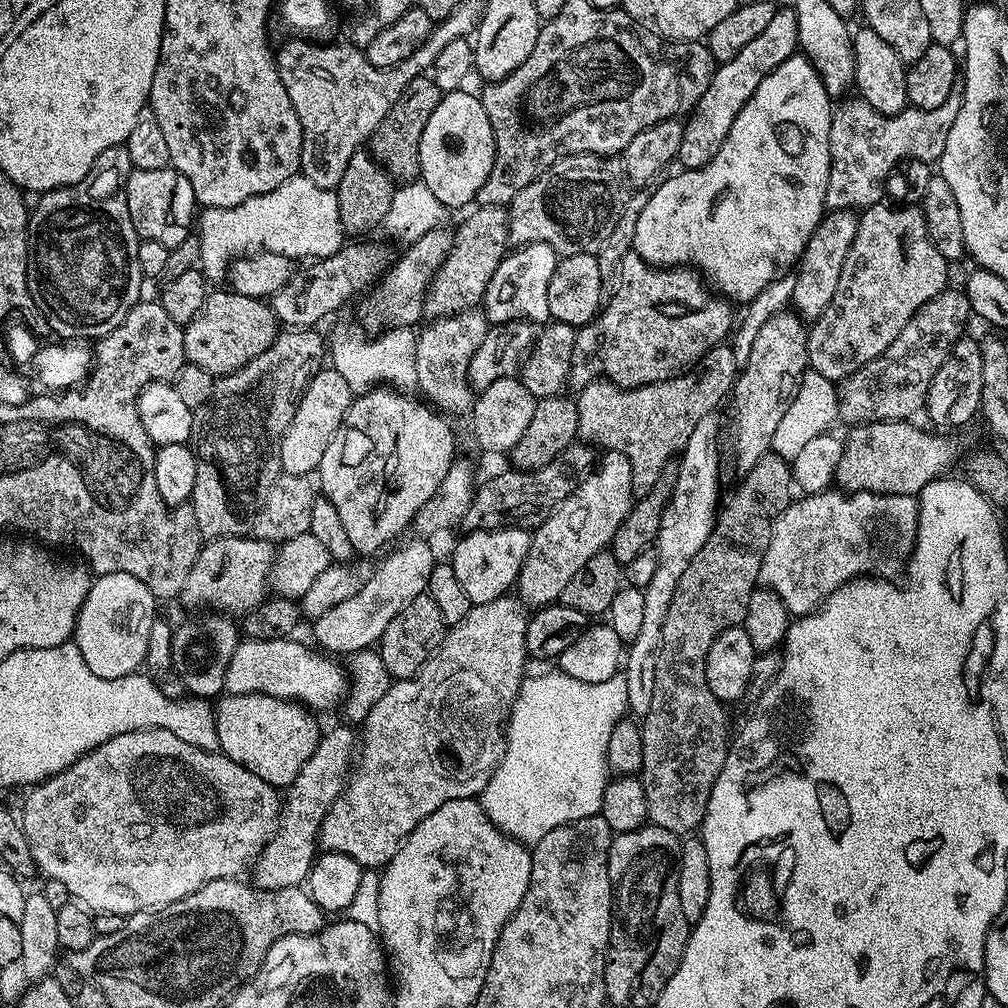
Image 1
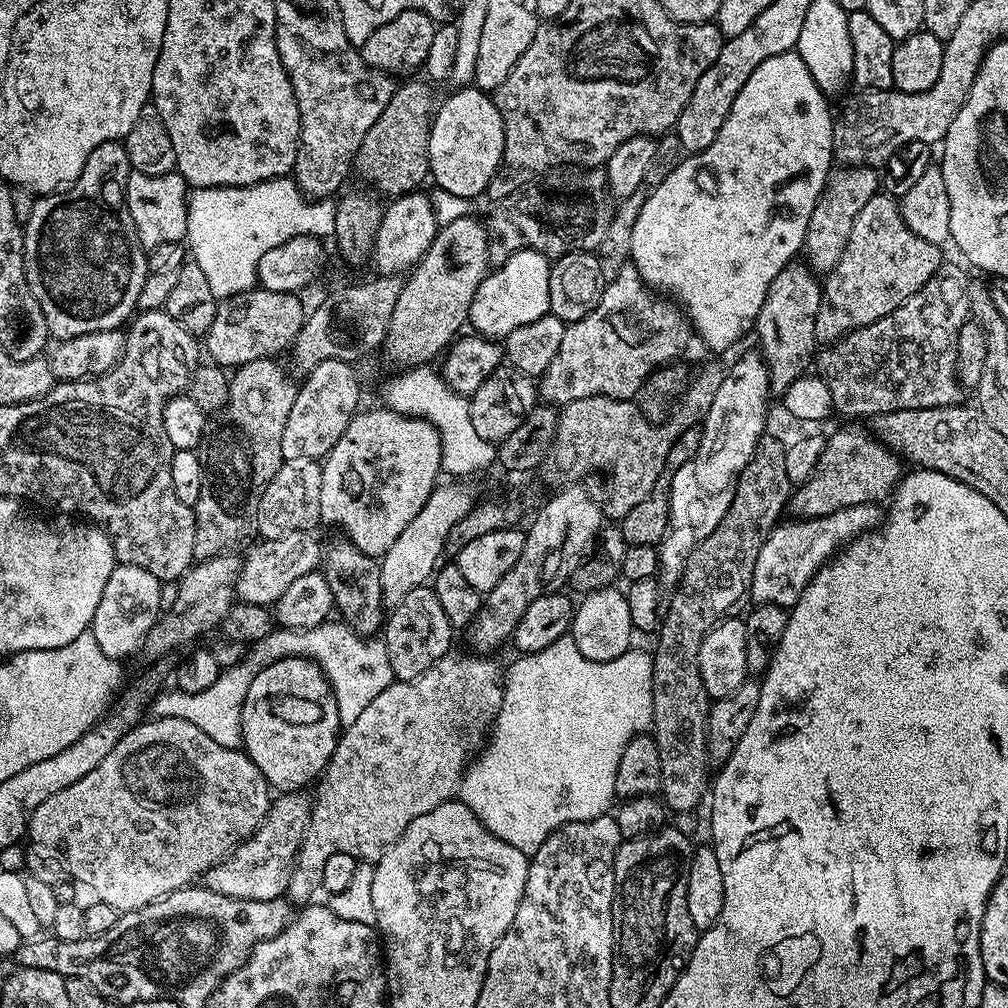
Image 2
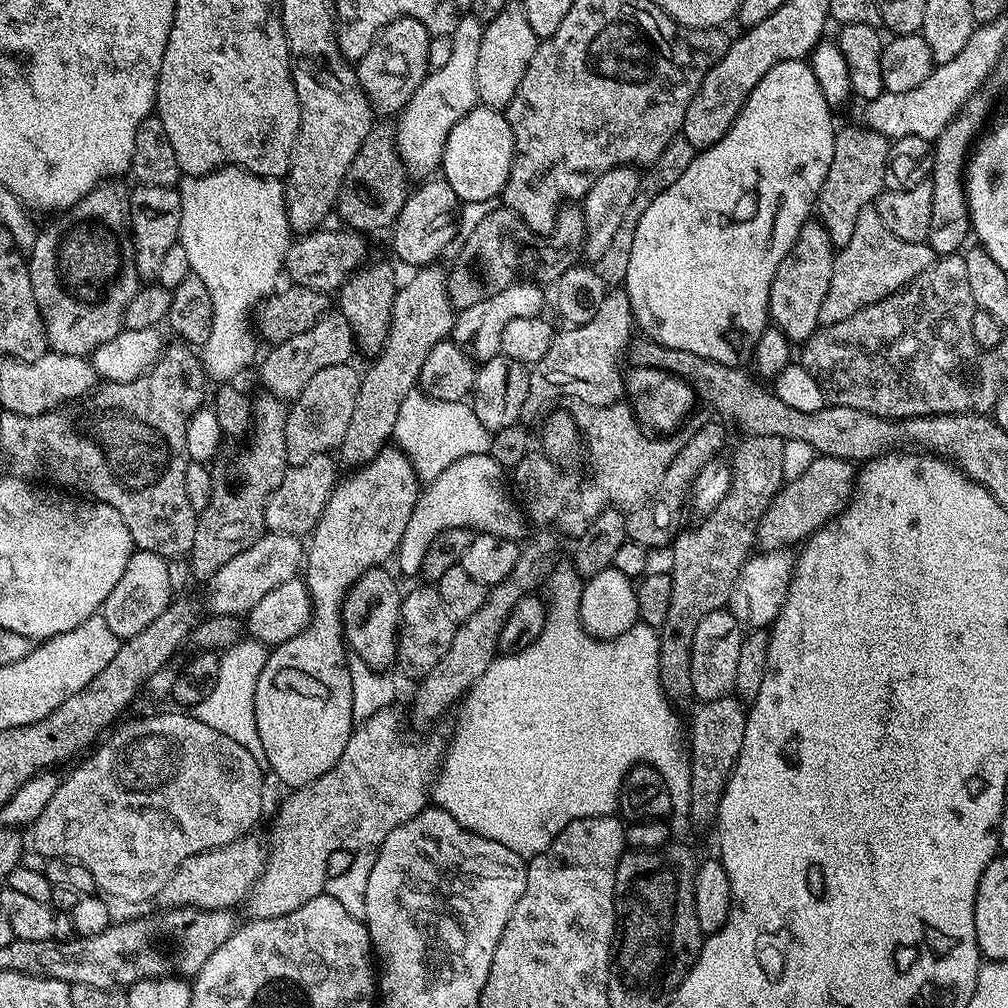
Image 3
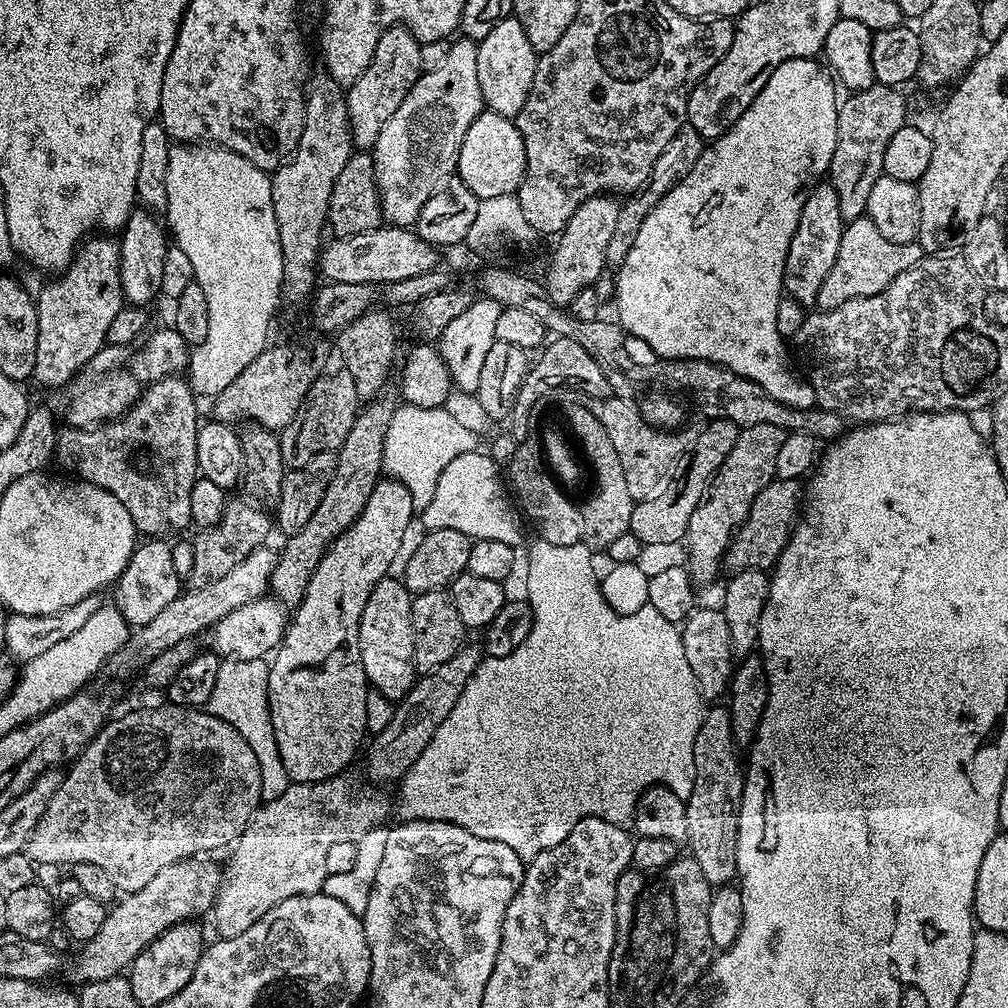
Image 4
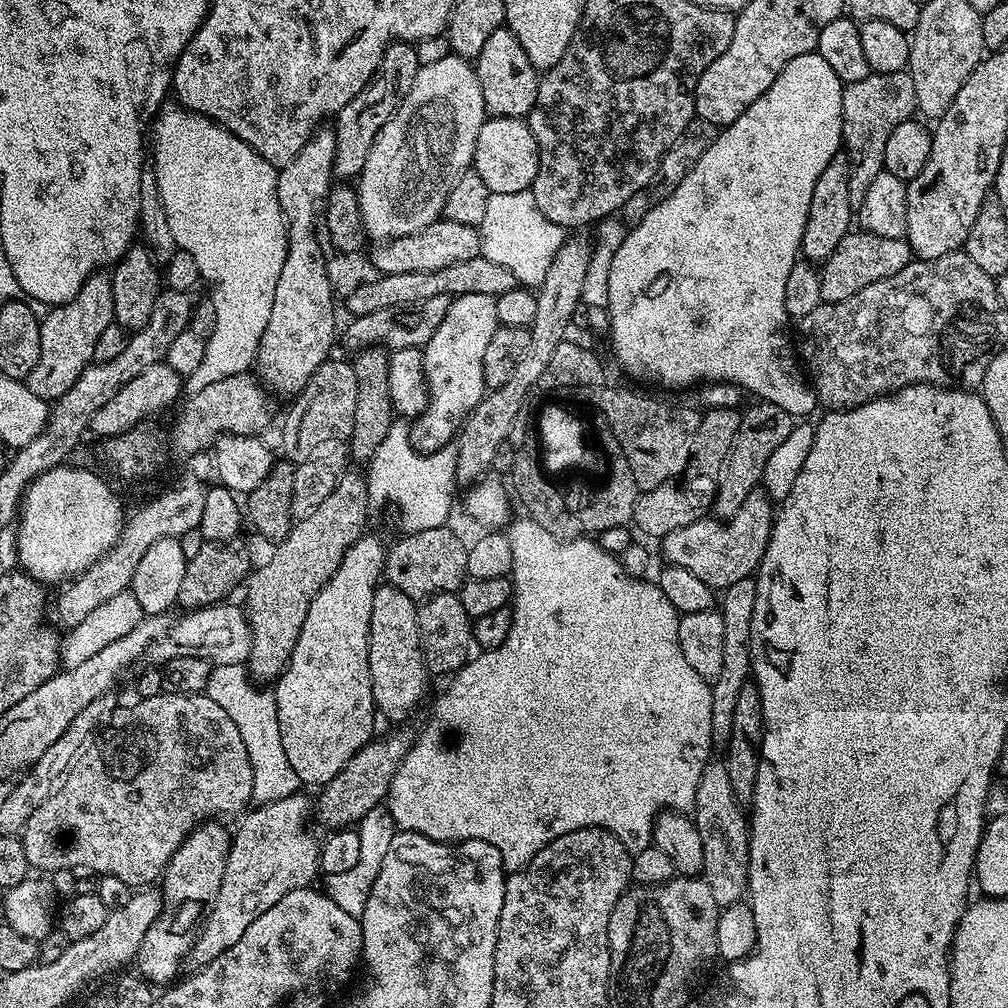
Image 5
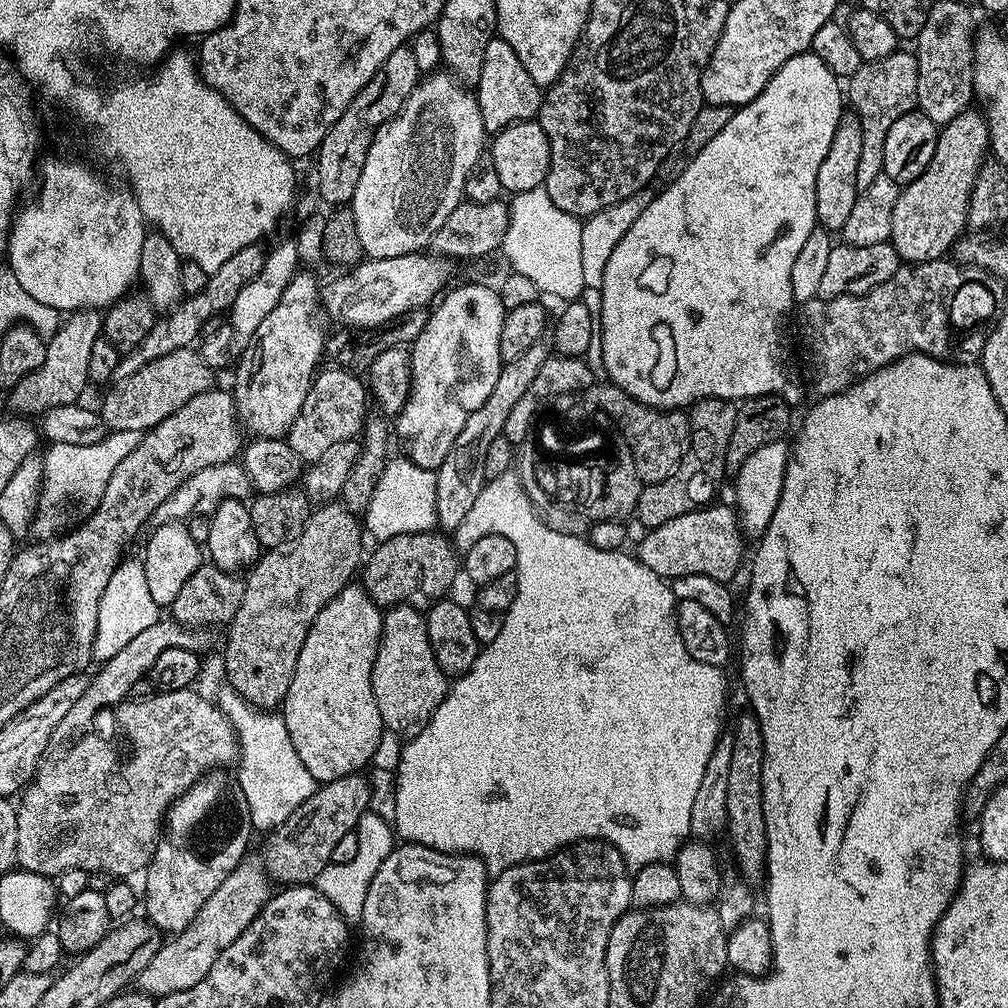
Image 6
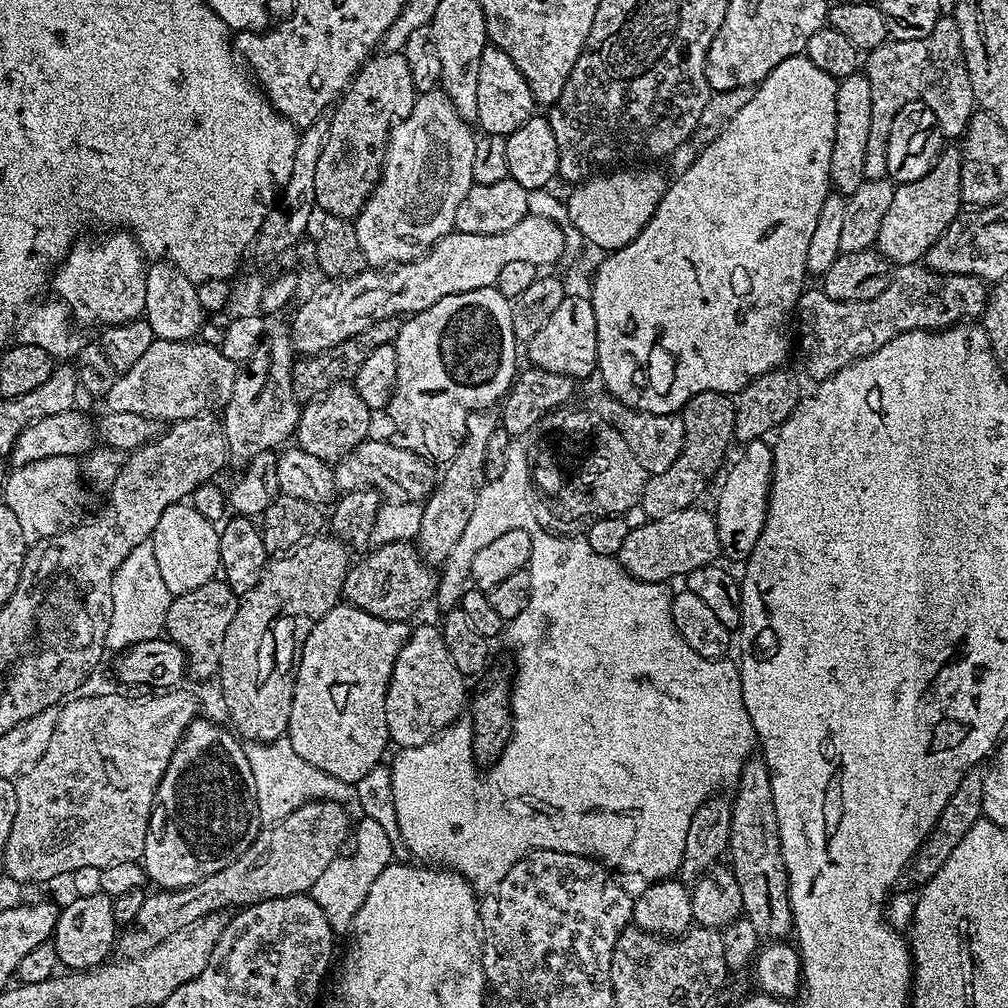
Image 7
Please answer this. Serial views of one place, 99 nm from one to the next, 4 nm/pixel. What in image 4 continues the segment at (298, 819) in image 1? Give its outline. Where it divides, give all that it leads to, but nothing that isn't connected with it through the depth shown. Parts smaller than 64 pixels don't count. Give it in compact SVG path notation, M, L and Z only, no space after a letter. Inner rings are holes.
M199 856L170 863L165 869L158 870L141 890L121 897L109 909L106 922L102 922L102 930L98 930L96 937L83 941L81 948L84 949L72 964L72 976L77 980L77 985L121 975L131 967L141 950L166 929L206 911L209 913L215 905L222 870L208 860L211 859Z

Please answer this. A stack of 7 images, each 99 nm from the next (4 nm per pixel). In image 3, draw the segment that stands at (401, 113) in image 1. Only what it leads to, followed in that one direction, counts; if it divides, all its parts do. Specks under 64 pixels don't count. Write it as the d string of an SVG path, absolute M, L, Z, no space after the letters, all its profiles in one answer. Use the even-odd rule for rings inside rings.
M388 122L380 123L372 127L370 134L366 134L358 154L354 154L354 162L350 162L346 178L342 178L334 209L335 215L340 215L348 223L345 225L349 229L361 234L380 232L383 228L384 231L391 229L410 195L410 173L402 162L400 151L396 149L393 125Z

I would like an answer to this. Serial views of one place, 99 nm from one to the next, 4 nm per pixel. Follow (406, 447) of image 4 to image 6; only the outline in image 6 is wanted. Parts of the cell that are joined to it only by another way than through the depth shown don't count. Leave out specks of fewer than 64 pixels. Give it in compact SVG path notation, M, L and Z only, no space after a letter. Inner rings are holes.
M407 458L389 459L374 488L374 498L362 514L362 528L373 541L398 538L398 534L431 532L436 523L436 473Z

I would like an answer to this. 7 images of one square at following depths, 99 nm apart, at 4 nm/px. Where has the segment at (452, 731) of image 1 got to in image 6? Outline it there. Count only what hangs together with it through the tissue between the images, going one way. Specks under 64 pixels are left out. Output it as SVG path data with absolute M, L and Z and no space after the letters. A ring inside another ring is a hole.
M245 855L239 866L230 873L226 882L206 898L202 910L186 926L186 930L175 933L171 938L165 939L160 945L158 954L150 958L150 966L142 970L138 977L138 988L153 998L169 996L178 990L190 990L206 974L210 974L210 966L218 959L218 954L254 922L254 918L266 906L266 902L273 895L274 888L268 879L268 873L259 855Z

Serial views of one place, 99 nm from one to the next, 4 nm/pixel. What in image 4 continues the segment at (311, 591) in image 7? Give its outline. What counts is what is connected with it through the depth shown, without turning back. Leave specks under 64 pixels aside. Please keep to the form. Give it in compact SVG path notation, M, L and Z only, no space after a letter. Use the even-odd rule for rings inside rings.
M381 394L375 400L367 401L357 412L354 426L350 426L350 434L346 434L346 442L335 451L336 469L322 494L322 502L318 502L318 510L310 514L310 522L306 522L298 534L283 541L284 549L279 549L272 571L270 592L285 609L295 609L300 603L318 562L328 547L362 514L374 486L380 483L384 472L382 450L386 442L386 426L390 426L390 418L398 407L397 401L393 400L388 394Z

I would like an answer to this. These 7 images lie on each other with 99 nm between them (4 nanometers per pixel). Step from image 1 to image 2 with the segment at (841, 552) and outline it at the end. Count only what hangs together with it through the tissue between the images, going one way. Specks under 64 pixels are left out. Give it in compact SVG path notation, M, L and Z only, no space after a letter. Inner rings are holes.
M859 504L813 520L792 518L789 521L789 524L777 524L766 538L762 550L758 550L750 593L756 604L776 604L785 610L792 609L820 567L858 537L879 529L882 508L880 504Z

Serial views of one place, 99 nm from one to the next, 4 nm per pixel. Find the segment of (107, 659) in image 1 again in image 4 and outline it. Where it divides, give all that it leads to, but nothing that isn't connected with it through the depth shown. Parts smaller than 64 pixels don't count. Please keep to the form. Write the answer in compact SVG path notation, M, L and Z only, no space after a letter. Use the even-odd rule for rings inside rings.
M148 538L137 543L128 565L114 584L115 607L127 618L129 625L139 626L158 618L162 609L170 606L170 602L174 602L174 598L182 591L180 572L176 569L176 556L168 543L164 538Z

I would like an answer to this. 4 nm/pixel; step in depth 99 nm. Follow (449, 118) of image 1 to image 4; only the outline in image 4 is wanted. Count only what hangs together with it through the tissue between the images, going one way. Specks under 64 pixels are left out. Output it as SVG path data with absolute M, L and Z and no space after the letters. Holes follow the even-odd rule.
M483 111L470 122L466 138L462 138L462 150L458 154L456 171L467 188L484 200L499 195L510 195L520 187L526 174L526 146L515 119L502 114Z

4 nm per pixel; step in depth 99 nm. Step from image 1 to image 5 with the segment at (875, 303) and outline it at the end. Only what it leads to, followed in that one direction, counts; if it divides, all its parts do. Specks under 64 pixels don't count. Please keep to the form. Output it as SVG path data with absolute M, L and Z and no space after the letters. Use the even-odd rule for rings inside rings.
M850 230L842 242L834 246L834 254L830 254L819 269L822 301L825 304L842 302L858 294L858 290L866 290L866 286L873 282L882 282L882 278L898 274L898 270L911 264L913 259L912 247L907 239L882 238L863 230Z

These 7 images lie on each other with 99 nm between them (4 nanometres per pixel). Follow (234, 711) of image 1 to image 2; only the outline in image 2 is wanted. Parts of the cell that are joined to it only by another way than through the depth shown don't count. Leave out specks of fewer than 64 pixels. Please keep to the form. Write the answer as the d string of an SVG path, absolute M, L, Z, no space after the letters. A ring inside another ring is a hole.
M287 656L267 664L254 682L250 682L250 690L246 690L246 702L240 708L240 721L242 751L252 759L254 766L258 766L258 770L262 770L266 782L277 793L307 789L307 784L311 785L330 762L342 731L338 697L332 691L325 669L305 656Z

